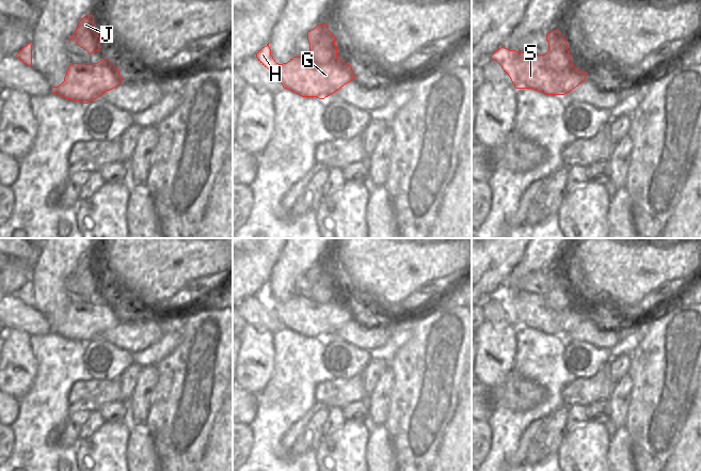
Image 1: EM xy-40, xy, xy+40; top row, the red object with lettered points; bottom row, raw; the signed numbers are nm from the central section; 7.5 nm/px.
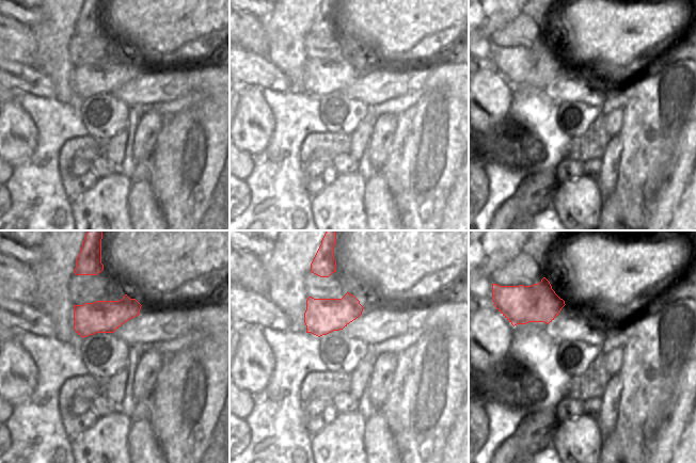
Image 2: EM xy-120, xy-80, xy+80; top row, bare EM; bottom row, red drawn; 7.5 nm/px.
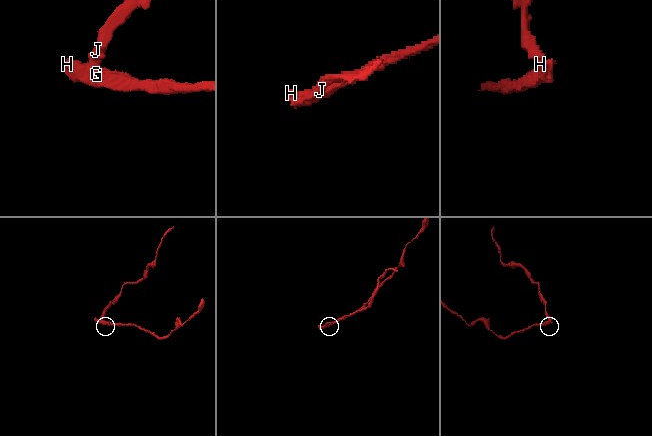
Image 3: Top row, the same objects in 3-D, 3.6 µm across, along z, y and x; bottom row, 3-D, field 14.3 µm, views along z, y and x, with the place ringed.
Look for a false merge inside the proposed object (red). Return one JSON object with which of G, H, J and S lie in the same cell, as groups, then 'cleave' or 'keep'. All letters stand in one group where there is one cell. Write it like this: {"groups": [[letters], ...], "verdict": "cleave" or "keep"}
{"groups": [["G", "H", "S"], ["J"]], "verdict": "cleave"}

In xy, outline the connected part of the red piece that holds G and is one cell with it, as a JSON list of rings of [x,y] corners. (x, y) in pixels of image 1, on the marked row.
[[[269,43],[258,50],[256,58],[275,73],[284,89],[302,97],[324,99],[356,77],[341,59],[317,65],[302,57],[293,57],[287,63],[278,64],[271,56]]]

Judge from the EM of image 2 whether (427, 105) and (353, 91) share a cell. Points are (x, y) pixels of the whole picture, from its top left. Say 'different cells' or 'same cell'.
different cells

